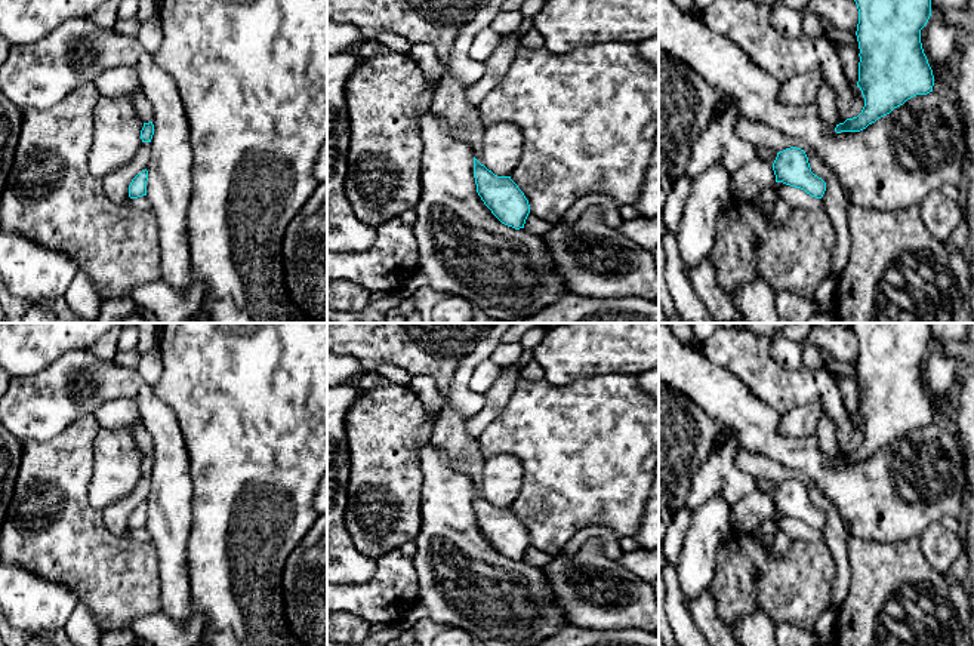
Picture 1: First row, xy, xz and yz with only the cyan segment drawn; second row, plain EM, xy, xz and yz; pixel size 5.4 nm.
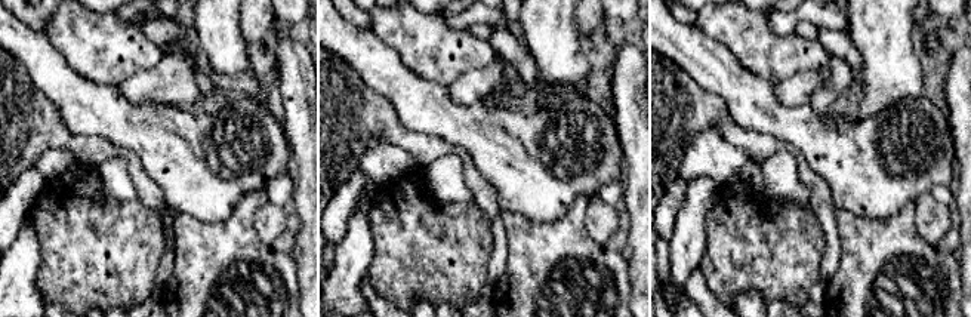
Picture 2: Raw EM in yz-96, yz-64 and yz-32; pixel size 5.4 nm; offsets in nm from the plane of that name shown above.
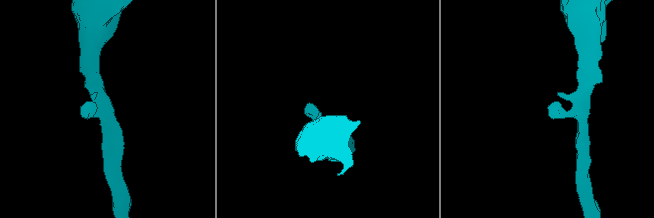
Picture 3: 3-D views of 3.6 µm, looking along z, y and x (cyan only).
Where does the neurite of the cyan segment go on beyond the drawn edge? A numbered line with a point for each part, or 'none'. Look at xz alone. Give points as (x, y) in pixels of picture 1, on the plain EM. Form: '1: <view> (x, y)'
none

